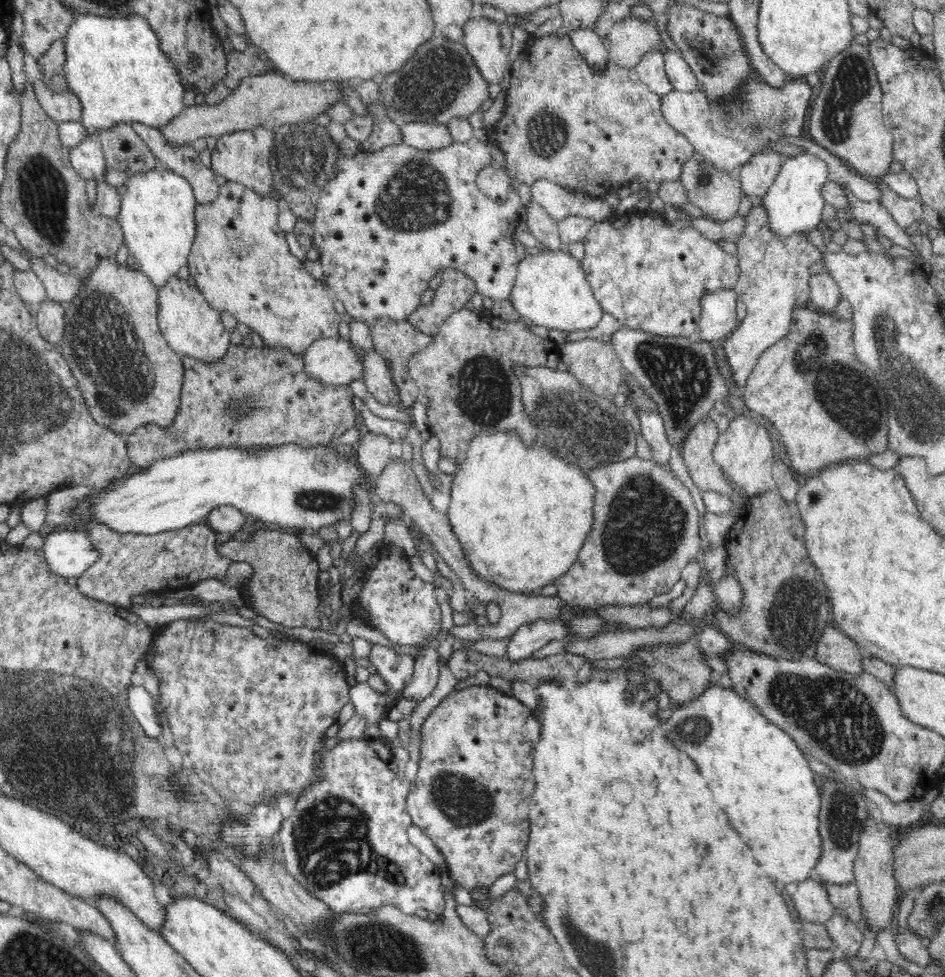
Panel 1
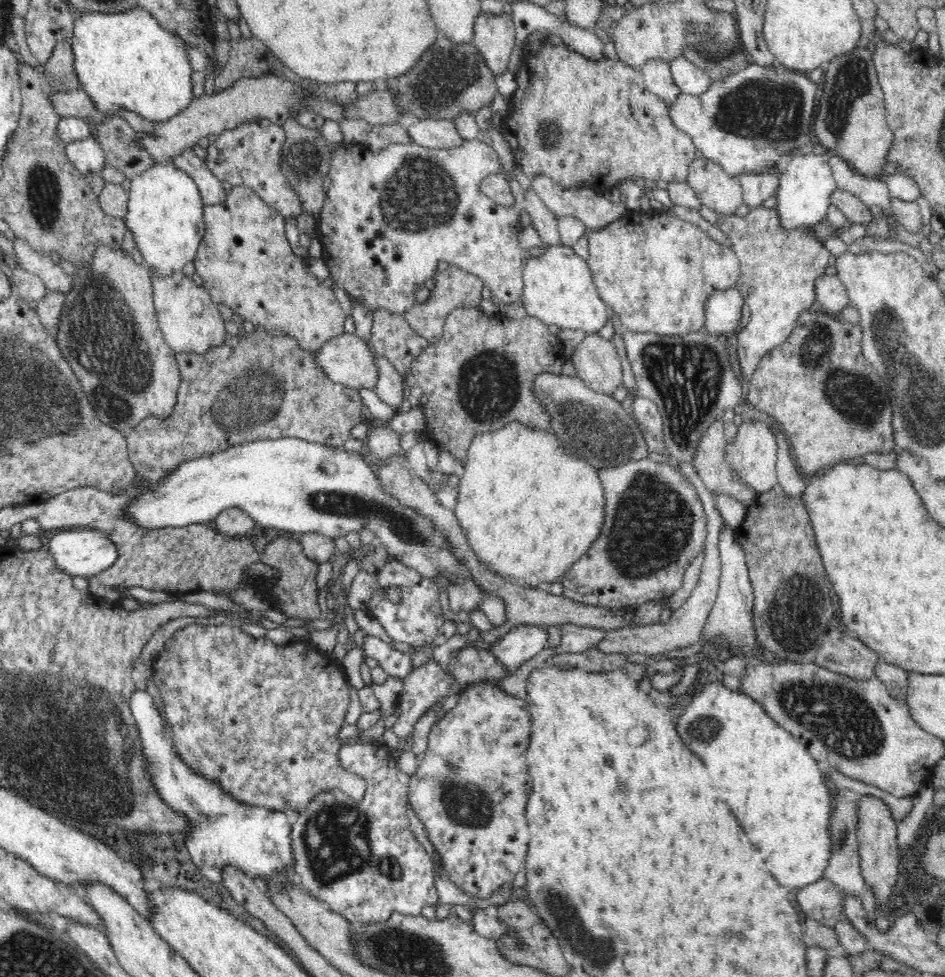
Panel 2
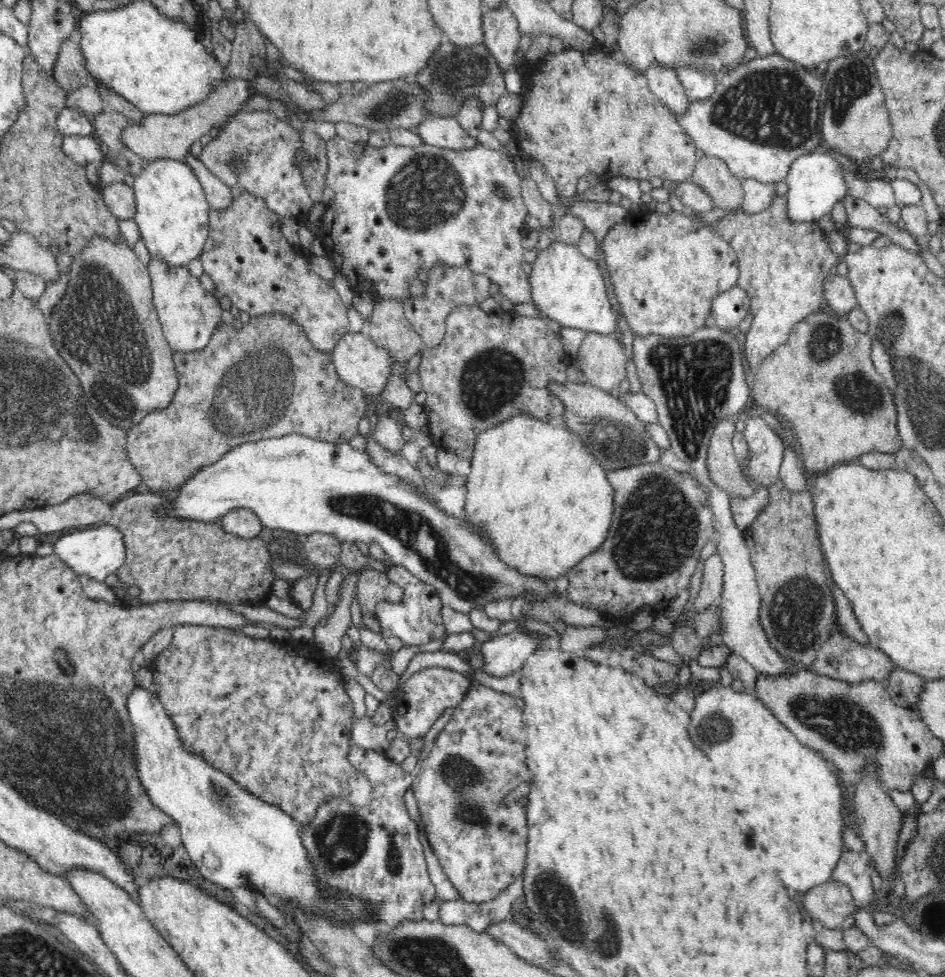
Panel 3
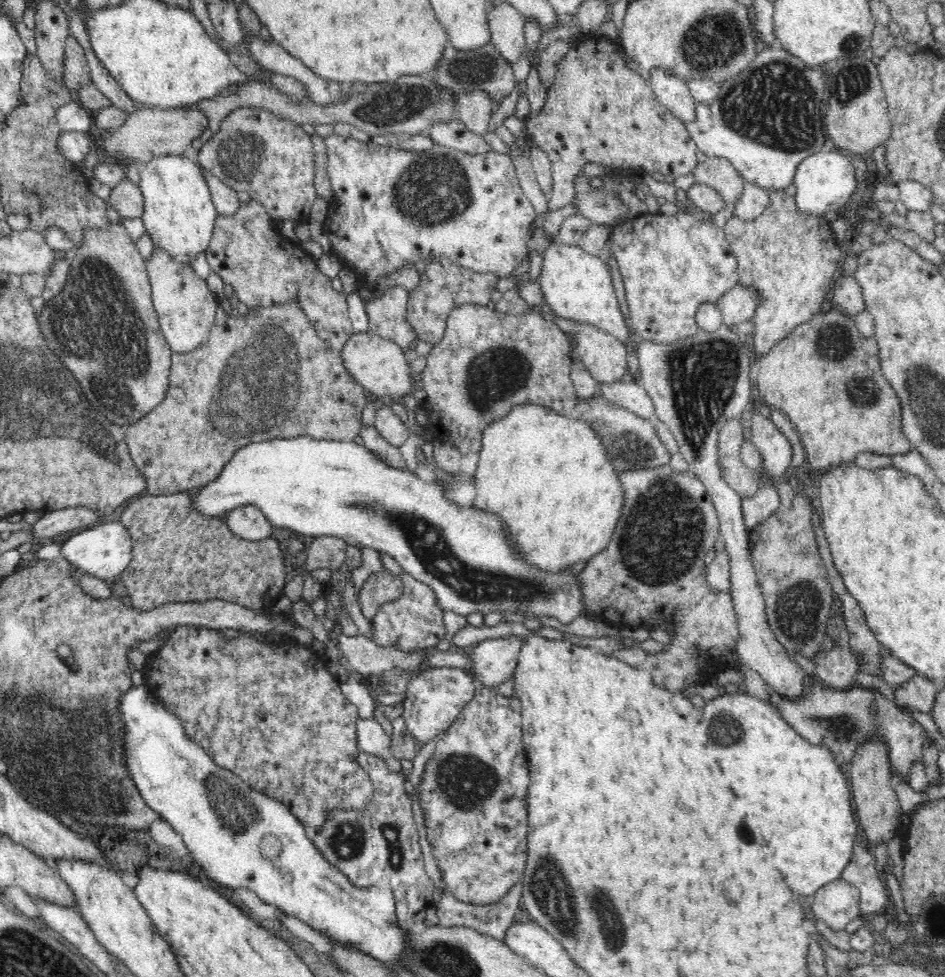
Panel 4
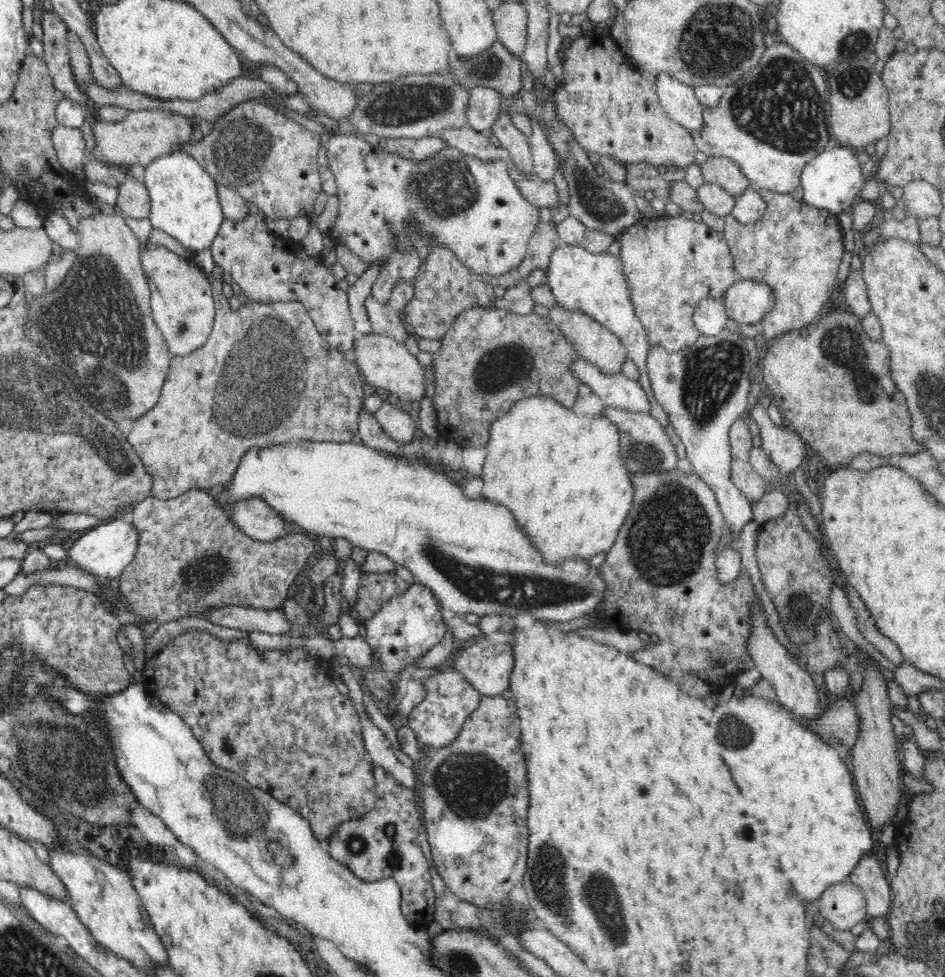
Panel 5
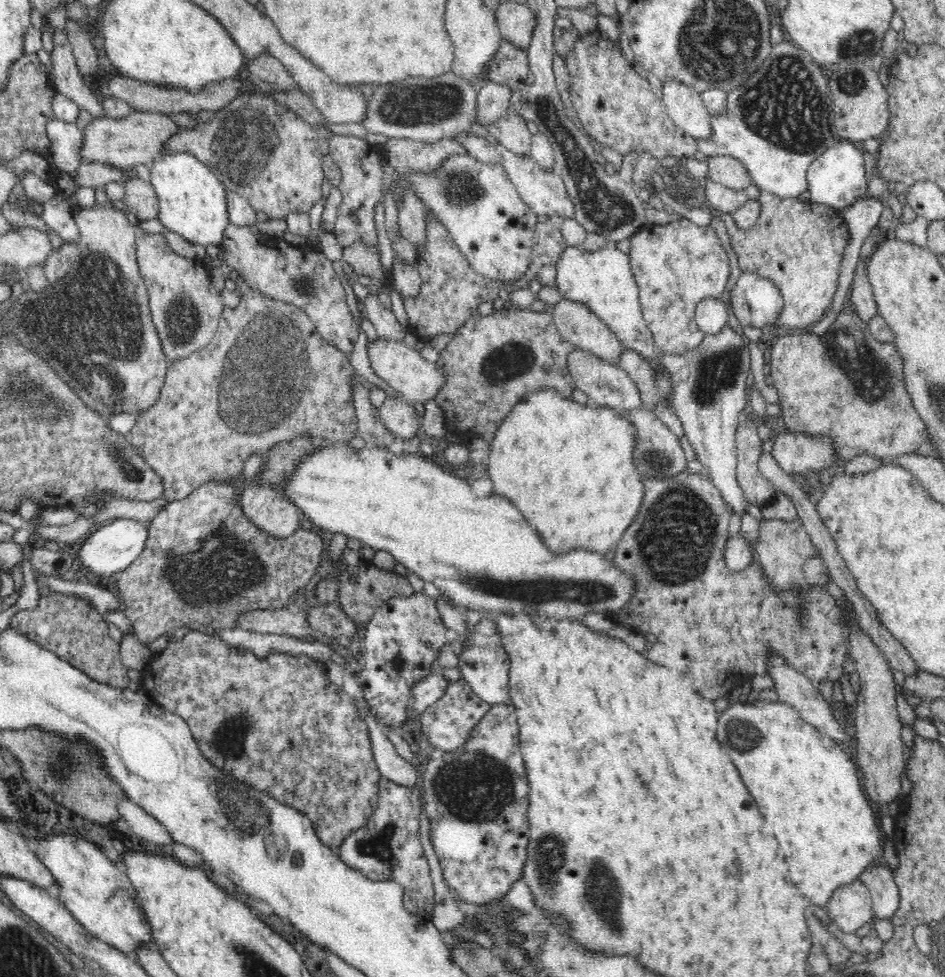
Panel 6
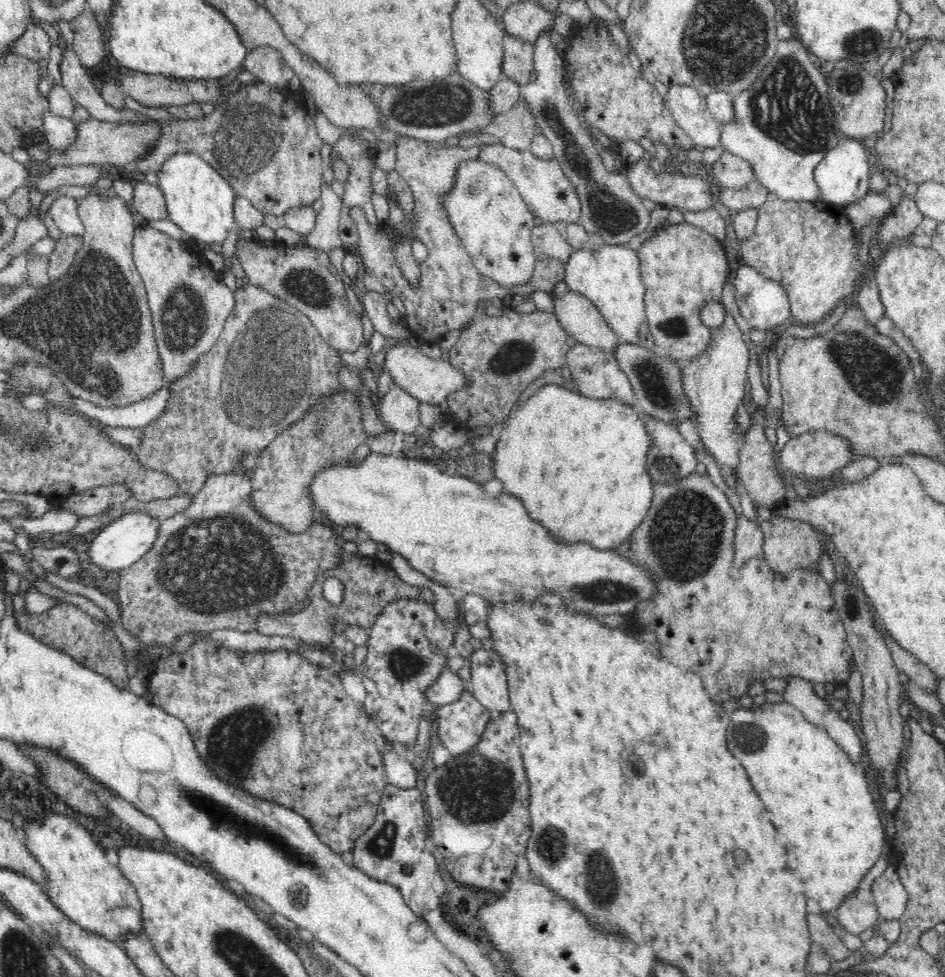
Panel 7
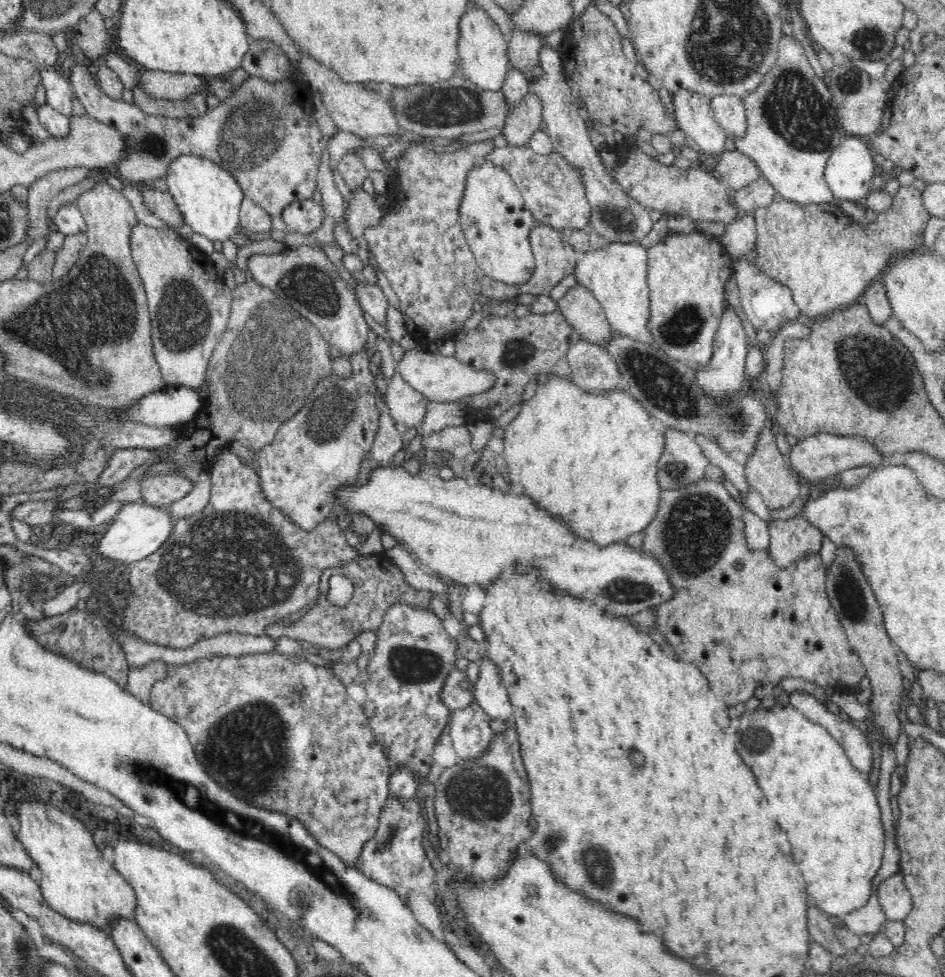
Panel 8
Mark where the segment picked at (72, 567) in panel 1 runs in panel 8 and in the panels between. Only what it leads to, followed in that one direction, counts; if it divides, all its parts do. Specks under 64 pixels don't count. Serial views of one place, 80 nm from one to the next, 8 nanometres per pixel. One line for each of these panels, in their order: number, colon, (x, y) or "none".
2: (84, 552)
3: (97, 552)
4: (104, 550)
5: (108, 547)
6: (116, 544)
7: (121, 543)
8: (139, 529)

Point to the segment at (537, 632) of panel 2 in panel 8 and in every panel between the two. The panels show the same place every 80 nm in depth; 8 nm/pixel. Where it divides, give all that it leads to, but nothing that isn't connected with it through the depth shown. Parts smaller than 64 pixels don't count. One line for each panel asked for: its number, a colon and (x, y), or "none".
3: (504, 654)
4: (493, 661)
5: (487, 666)
6: (486, 669)
7: (488, 683)
8: (489, 693)

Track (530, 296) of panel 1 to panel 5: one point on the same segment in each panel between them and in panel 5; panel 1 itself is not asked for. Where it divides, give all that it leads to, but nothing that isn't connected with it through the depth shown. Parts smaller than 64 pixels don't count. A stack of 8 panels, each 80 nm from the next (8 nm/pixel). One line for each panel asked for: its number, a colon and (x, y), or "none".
2: (558, 287)
3: (568, 287)
4: (576, 285)
5: (595, 283)

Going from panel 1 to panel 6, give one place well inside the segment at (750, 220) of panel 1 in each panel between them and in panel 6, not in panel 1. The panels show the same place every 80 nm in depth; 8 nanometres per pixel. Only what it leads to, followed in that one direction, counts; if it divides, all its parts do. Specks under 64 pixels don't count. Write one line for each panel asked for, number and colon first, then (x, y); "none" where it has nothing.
2: (778, 266)
3: (782, 264)
4: (789, 257)
5: (794, 247)
6: (806, 267)

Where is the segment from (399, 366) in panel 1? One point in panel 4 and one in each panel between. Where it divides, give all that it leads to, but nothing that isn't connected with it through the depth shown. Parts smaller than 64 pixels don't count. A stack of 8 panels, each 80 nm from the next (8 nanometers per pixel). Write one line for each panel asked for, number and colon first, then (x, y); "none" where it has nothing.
2: (392, 337)
3: (389, 328)
4: (387, 314)

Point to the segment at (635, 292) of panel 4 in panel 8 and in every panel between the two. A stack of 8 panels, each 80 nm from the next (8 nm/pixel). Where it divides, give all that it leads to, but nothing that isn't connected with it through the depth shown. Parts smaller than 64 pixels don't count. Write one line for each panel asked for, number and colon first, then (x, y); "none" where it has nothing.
5: (671, 264)
6: (675, 266)
7: (683, 267)
8: (687, 273)

